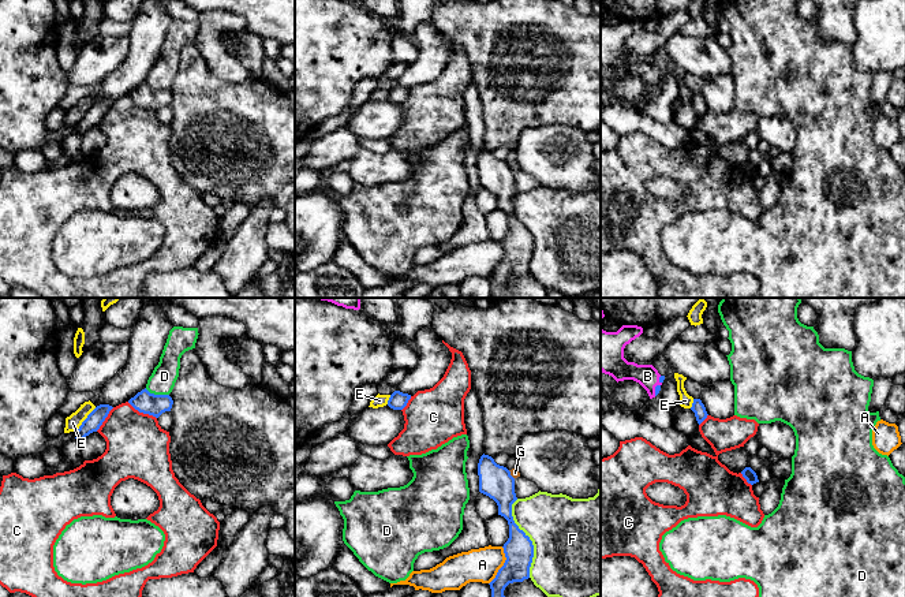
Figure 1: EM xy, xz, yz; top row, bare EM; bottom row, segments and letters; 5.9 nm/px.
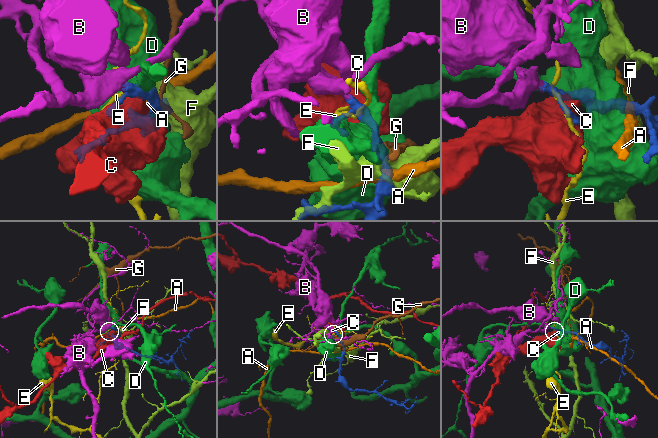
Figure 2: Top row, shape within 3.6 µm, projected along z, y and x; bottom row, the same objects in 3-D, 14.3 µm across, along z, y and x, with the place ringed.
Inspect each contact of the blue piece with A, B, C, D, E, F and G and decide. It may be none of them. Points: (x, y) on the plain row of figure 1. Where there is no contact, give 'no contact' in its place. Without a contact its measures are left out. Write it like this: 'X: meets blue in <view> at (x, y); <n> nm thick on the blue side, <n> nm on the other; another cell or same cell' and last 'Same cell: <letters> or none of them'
A: meets blue in xz at (503, 260); 180 nm thick on the blue side, 200 nm on the other; another cell
B: meets blue in yz at (657, 79); 30 nm thick on the blue side, 140 nm on the other; same cell
C: meets blue in xy at (142, 105); 130 nm thick on the blue side, 360 nm on the other; another cell
D: meets blue in xy at (157, 89); 130 nm thick on the blue side, 150 nm on the other; another cell
E: meets blue in xy at (85, 114); 100 nm thick on the blue side, 90 nm on the other; another cell
F: meets blue in xz at (528, 232); 180 nm thick on the blue side, 460 nm on the other; another cell
G: meets blue in xz at (509, 168); 190 nm thick on the blue side, 50 nm on the other; another cell
Same cell: B

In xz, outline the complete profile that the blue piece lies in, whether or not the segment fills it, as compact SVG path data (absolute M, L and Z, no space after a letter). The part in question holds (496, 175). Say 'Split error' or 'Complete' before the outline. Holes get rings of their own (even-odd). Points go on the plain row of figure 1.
Complete. M482 149L478 157L479 186L493 193L498 199L498 209L509 219L509 232L504 238L505 257L495 272L489 277L491 283L490 298L506 298L504 284L509 277L523 276L530 272L534 251L534 239L530 231L519 223L512 210L512 198L517 194L515 172L511 165L494 156L489 149Z

